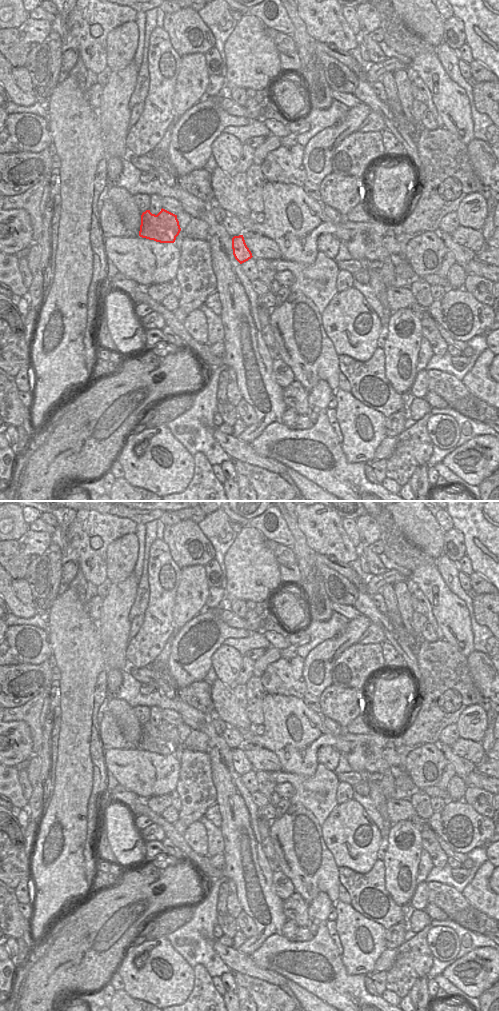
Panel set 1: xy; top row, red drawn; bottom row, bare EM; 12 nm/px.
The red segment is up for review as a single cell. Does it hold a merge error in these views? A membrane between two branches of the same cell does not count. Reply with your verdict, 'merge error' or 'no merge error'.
merge error

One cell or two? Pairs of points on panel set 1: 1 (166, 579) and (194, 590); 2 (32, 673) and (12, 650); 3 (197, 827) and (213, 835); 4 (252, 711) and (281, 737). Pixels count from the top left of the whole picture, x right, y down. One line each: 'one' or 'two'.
1: two
2: two
3: two
4: two

